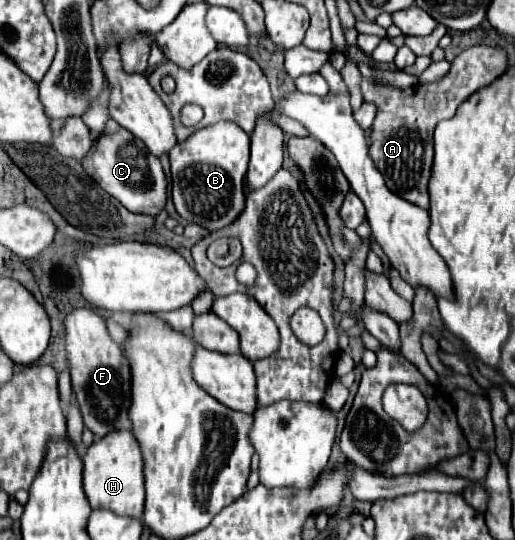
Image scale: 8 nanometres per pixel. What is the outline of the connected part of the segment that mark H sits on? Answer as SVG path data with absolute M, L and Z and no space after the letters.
M116 431L108 433L108 437L96 439L86 455L84 461L84 493L92 509L108 509L116 515L142 519L142 495L144 495L144 463L142 453L136 445L136 439L130 431Z

